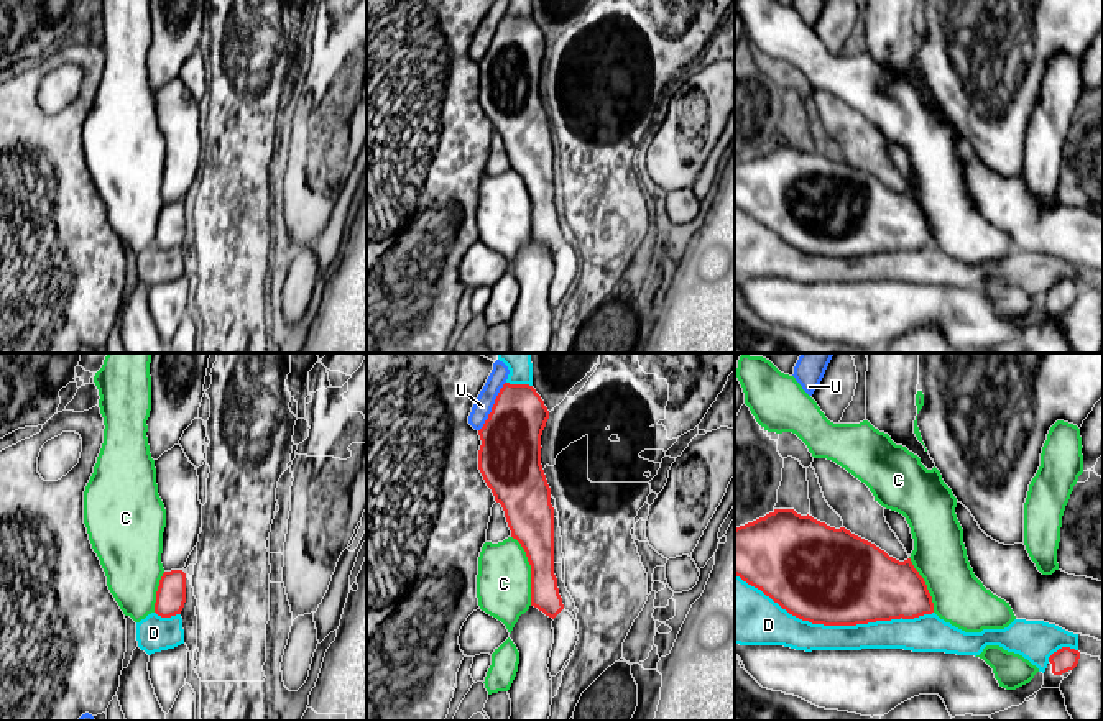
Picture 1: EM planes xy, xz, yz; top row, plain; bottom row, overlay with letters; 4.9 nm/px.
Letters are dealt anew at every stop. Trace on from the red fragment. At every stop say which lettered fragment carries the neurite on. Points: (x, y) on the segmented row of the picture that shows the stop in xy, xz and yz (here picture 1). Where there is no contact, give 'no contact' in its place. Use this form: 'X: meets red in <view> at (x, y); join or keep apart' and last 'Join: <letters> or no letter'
C: meets red in xz at (531, 570); keep apart
D: meets red in yz at (834, 624); keep apart
U: meets red in xz at (493, 406); keep apart
Join: no letter

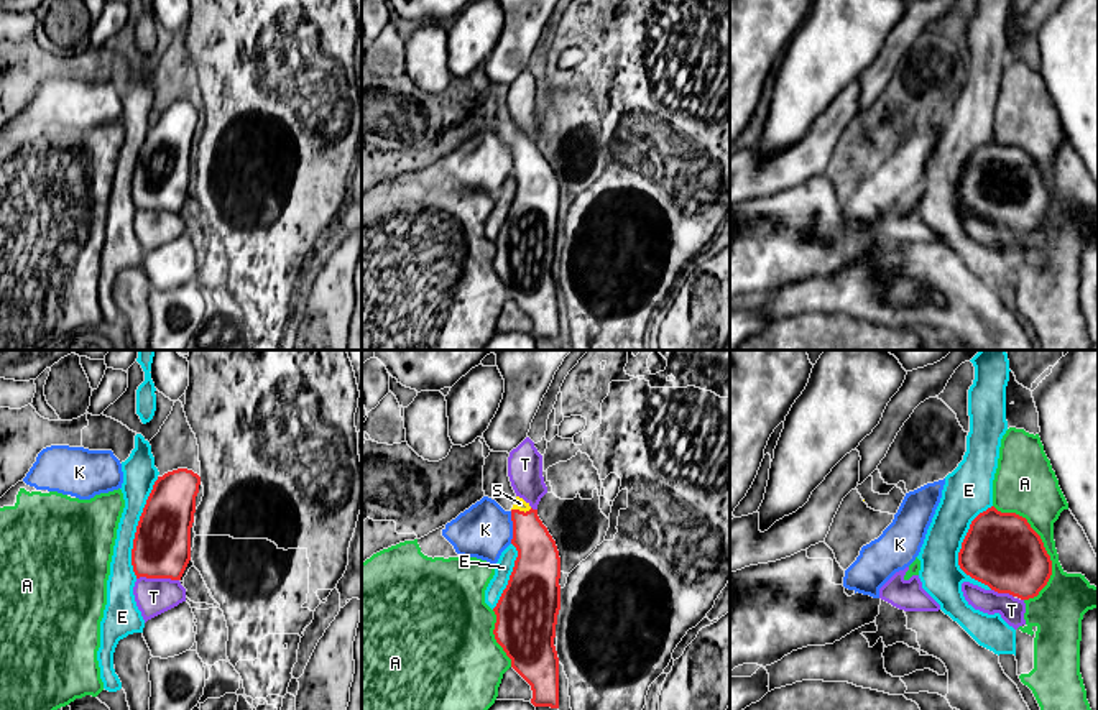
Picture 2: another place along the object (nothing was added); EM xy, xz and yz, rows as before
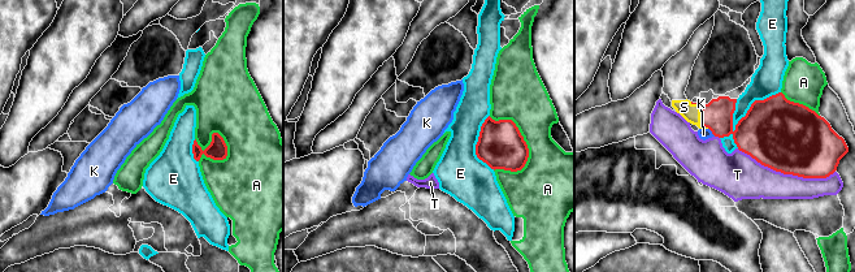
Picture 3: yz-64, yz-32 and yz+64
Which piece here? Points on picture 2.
A: meets red in yz at (1042, 543); keep apart
E: meets red in xy at (137, 528); keep apart
K: meets red in xz at (513, 528); keep apart
S: meets red in xz at (521, 511); join
T: meets red in xy at (158, 577); keep apart
Join: S

